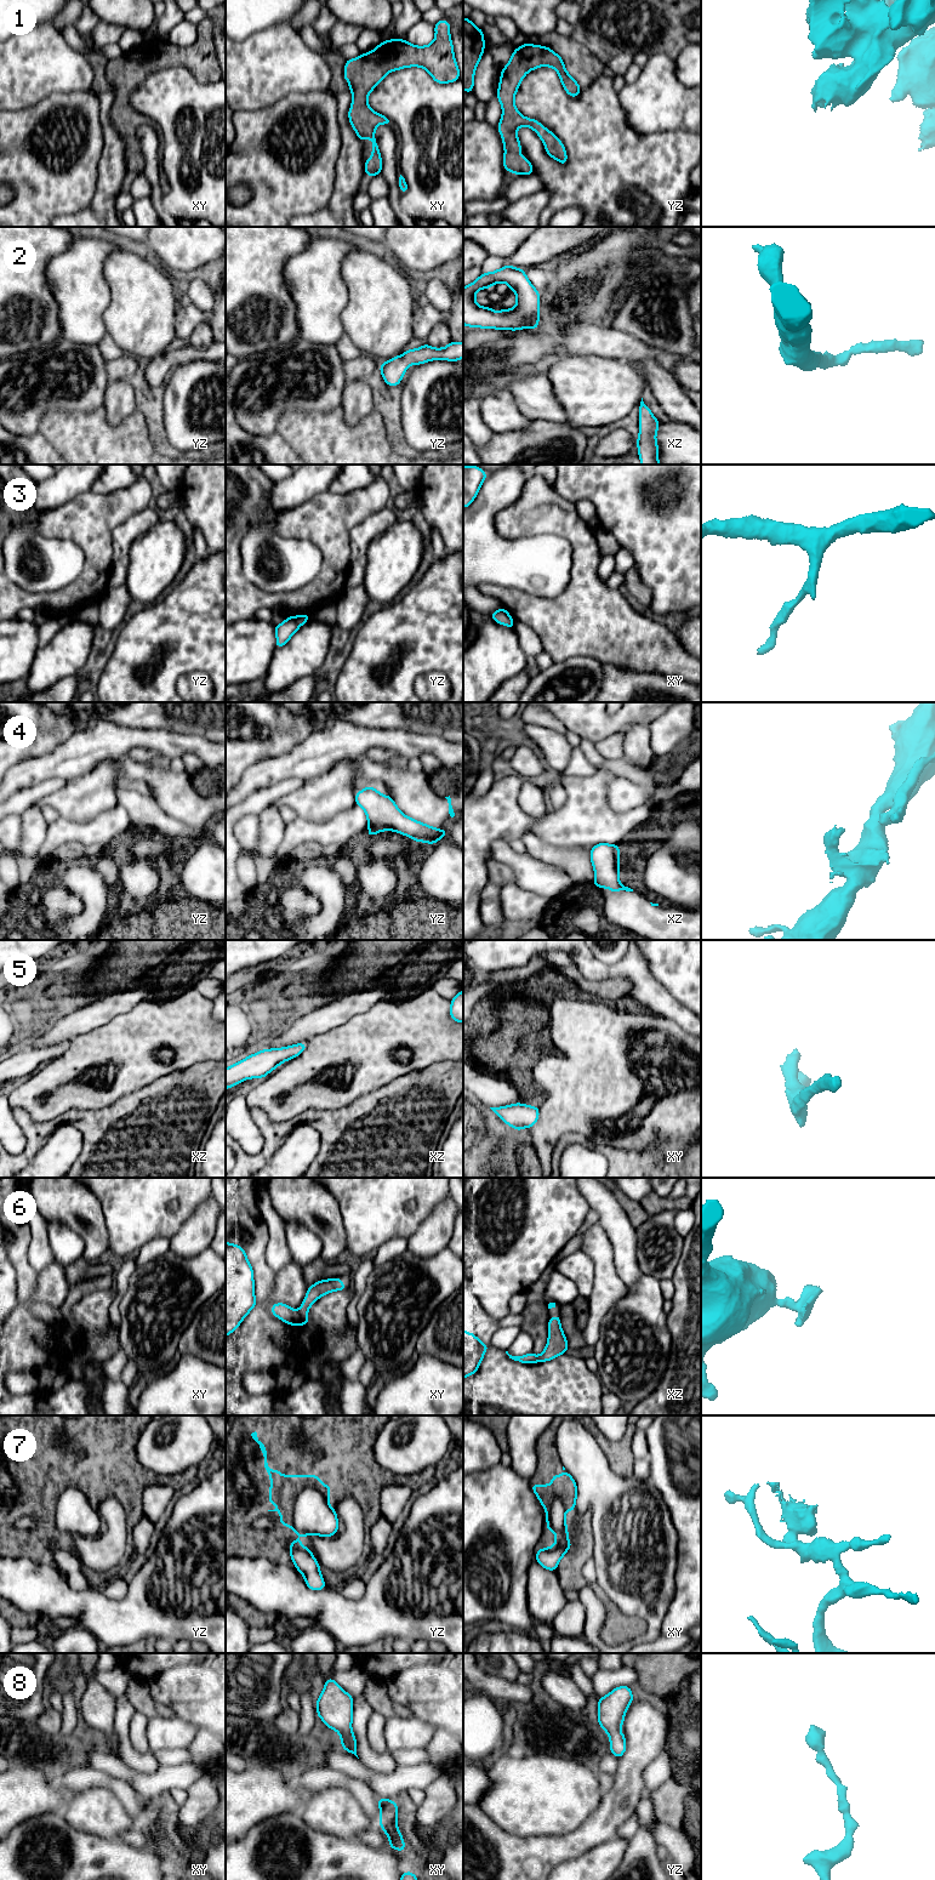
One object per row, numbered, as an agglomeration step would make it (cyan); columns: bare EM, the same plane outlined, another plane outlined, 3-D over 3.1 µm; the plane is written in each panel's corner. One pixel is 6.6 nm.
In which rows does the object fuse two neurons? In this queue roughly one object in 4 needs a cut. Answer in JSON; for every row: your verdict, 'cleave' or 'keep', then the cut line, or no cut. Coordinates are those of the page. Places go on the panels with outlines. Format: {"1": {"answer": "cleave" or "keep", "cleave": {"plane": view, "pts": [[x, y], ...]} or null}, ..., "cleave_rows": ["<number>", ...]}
{"1": {"answer": "keep", "cleave": null}, "2": {"answer": "keep", "cleave": null}, "3": {"answer": "keep", "cleave": null}, "4": {"answer": "keep", "cleave": null}, "5": {"answer": "keep", "cleave": null}, "6": {"answer": "cleave", "cleave": {"plane": "xy", "pts": [[297, 1311], [300, 1319]]}}, "7": {"answer": "cleave", "cleave": {"plane": "yz", "pts": [[318, 1488], [306, 1488], [298, 1496], [290, 1526]]}}, "8": {"answer": "keep", "cleave": null}, "cleave_rows": ["6", "7"]}

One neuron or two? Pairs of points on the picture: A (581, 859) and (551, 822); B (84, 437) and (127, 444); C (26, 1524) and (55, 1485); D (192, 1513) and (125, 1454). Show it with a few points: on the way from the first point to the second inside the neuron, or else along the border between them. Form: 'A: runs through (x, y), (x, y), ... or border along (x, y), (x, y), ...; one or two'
A: border along (542, 839), (558, 847), (580, 847), (589, 852); two
B: runs through (95, 444), (117, 444); one
C: border along (35, 1519), (33, 1530), (16, 1528); two
D: border along (198, 1480), (180, 1492); two

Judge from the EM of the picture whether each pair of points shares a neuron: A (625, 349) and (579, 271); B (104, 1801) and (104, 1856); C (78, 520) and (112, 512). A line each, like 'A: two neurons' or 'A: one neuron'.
A: two neurons
B: two neurons
C: one neuron

